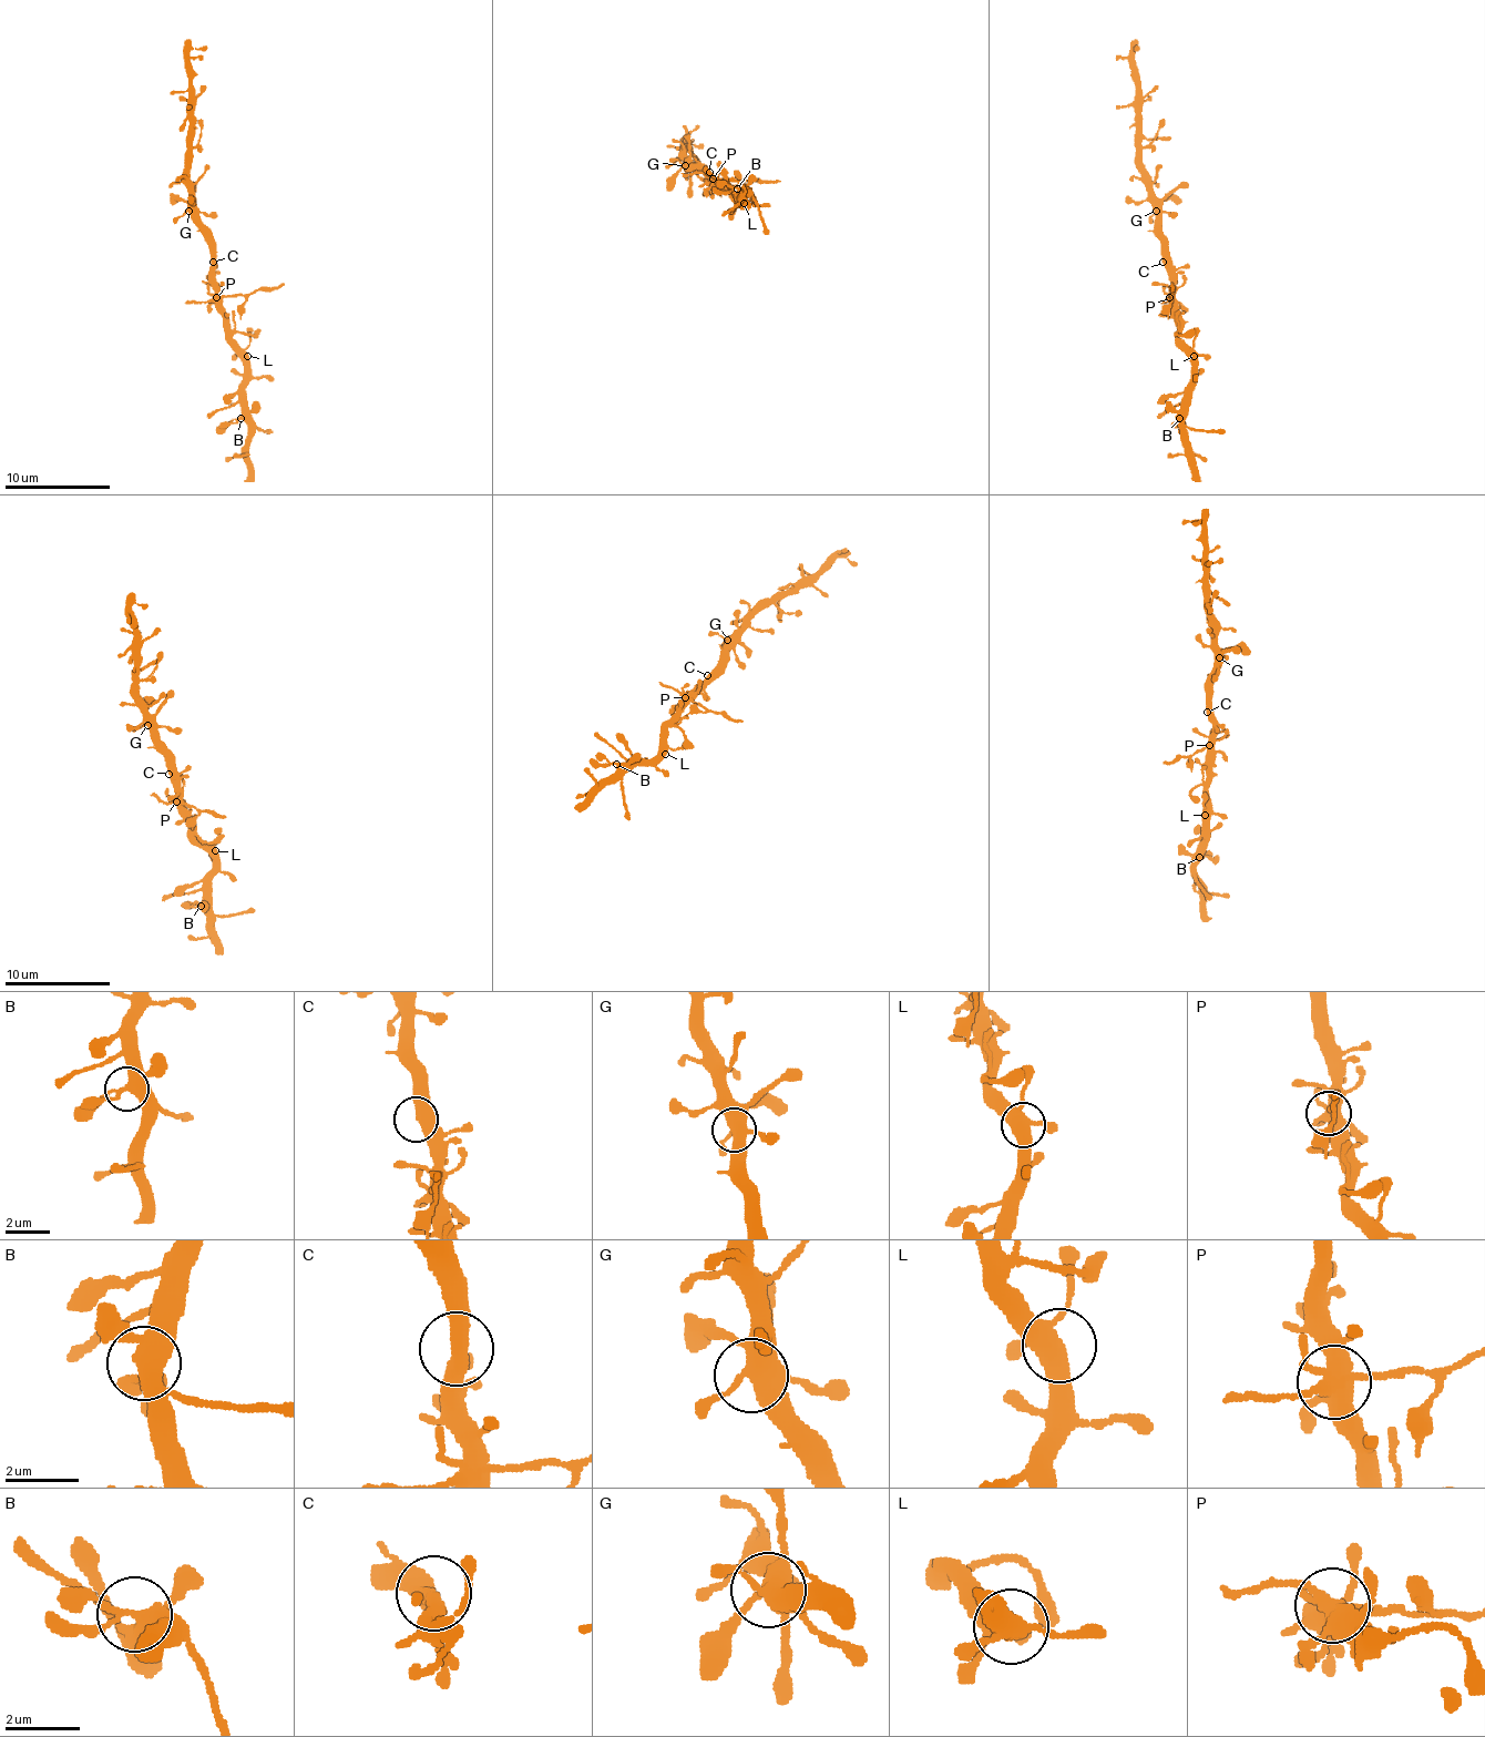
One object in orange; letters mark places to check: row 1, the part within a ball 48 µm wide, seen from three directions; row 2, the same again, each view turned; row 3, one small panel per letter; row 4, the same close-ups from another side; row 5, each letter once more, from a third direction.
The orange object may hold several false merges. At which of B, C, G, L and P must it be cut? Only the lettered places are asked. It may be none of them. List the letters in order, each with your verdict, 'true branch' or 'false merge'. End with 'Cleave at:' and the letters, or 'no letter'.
B: true branch
C: true branch
G: true branch
L: true branch
P: false merge
Cleave at: P

